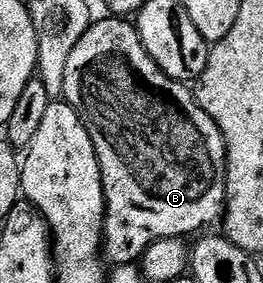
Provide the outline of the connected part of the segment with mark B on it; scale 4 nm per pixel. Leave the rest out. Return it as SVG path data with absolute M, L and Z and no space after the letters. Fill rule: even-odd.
M107 16L101 20L93 21L88 31L74 44L74 52L70 52L70 64L66 64L66 84L62 95L63 101L69 102L83 120L86 132L90 132L90 140L94 140L94 148L98 156L98 164L102 172L102 184L104 185L104 199L106 200L106 216L104 217L104 244L102 254L113 267L131 266L139 263L143 258L146 248L158 240L167 238L184 238L211 222L219 223L224 216L224 203L228 200L228 149L224 143L222 132L214 120L210 120L208 113L196 103L196 95L183 82L176 82L146 52L146 48L140 39L140 33L136 31L131 21L120 16Z

